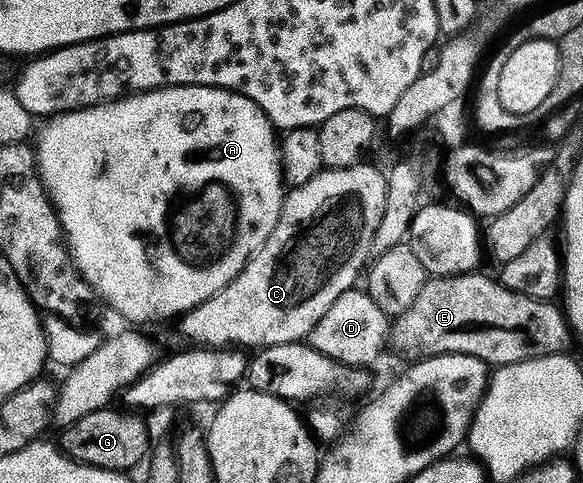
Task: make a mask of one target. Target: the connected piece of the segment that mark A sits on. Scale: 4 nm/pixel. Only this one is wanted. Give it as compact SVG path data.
M170 87L144 95L129 95L115 103L103 103L100 107L84 111L56 115L46 120L42 127L37 144L39 175L59 215L70 256L94 294L99 299L103 298L117 314L124 315L131 322L128 324L159 323L162 319L175 321L210 298L217 297L246 269L251 259L255 258L257 249L264 247L273 229L277 229L285 198L281 139L267 114L256 103L249 101L249 97L216 87Z

